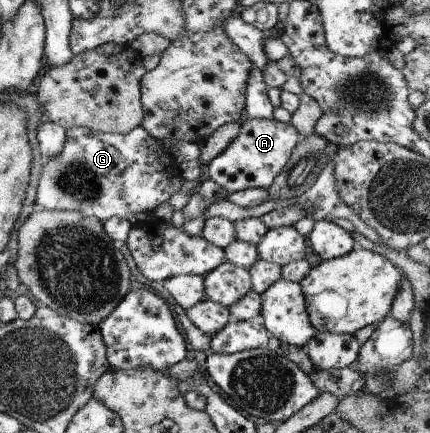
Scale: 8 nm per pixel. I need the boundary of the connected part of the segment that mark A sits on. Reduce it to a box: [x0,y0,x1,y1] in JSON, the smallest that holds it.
[206,117,300,193]

